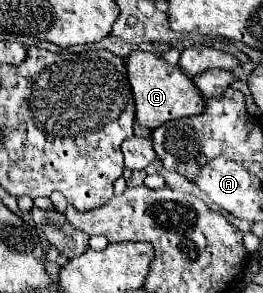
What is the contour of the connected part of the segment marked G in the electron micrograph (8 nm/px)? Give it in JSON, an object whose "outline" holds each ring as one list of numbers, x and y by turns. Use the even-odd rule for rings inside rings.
{"outline":[[133,51,125,63,135,97,135,119,141,127,155,129,167,121,203,113,203,95,195,91,195,83,191,83,191,77,183,73,177,65,171,65,163,57,155,57,153,53,145,51]]}

